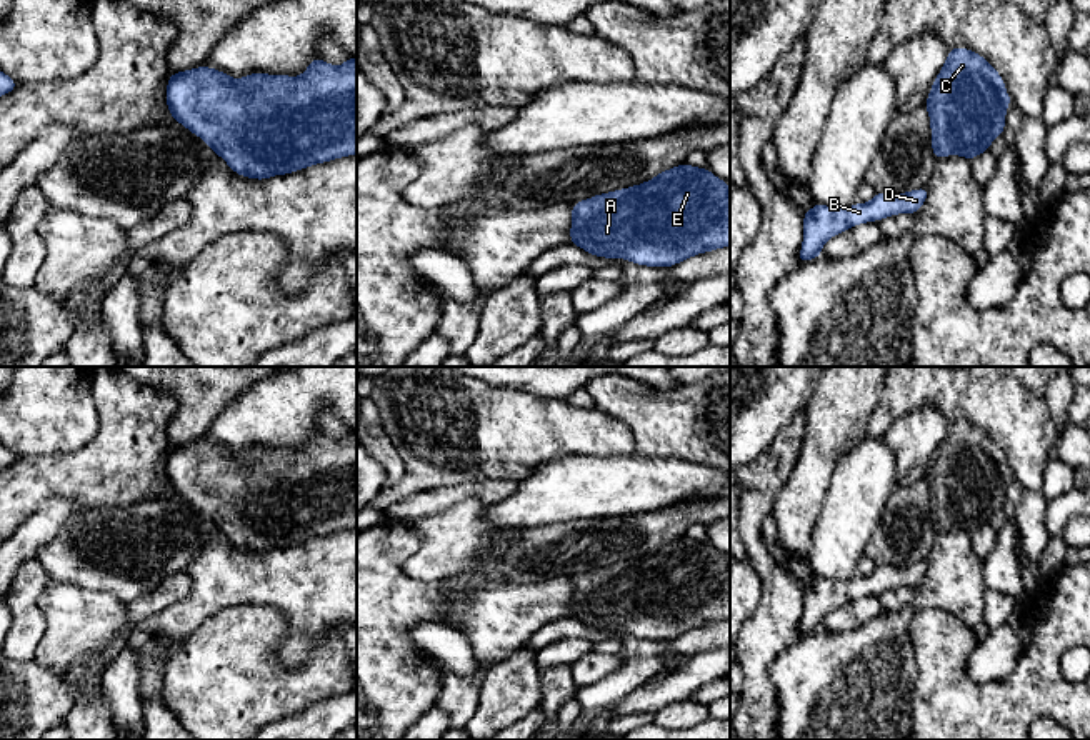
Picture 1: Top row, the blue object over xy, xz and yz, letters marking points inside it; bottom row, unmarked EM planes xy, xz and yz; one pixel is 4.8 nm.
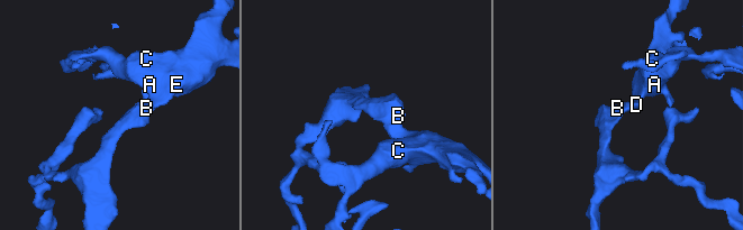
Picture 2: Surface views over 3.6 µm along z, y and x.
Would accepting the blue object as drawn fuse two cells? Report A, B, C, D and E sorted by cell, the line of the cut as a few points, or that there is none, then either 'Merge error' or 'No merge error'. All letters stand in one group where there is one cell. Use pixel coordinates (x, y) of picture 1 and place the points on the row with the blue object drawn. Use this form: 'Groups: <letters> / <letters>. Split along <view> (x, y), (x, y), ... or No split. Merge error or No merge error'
Groups: A B C D E. No split. No merge error

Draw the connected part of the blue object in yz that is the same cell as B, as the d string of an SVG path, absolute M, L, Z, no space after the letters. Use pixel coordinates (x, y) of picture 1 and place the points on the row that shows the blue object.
M922 187L903 193L878 192L870 202L853 203L848 208L815 203L808 212L803 212L800 263L820 257L827 240L855 225L878 222L898 213L915 215L923 207L927 197L928 187Z

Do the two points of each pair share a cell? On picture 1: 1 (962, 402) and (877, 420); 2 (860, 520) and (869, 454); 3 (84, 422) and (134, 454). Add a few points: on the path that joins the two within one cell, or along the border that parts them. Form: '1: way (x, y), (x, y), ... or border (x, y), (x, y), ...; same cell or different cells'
1: way (940, 395), (904, 395), (899, 400); same cell
2: way (860, 504), (860, 485), (869, 470); same cell
3: border (92, 392), (99, 430), (85, 444), (65, 454); different cells

